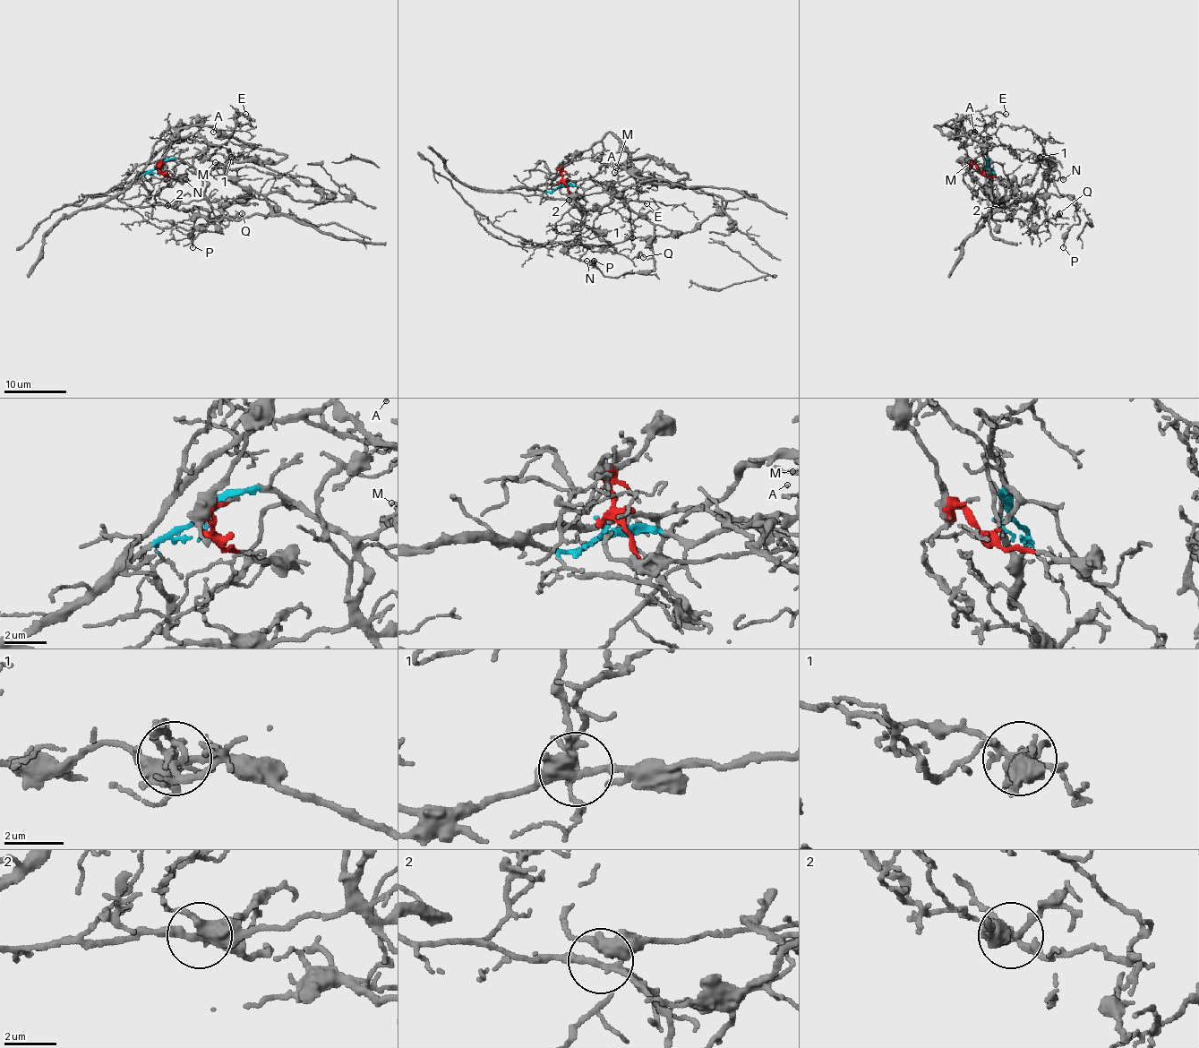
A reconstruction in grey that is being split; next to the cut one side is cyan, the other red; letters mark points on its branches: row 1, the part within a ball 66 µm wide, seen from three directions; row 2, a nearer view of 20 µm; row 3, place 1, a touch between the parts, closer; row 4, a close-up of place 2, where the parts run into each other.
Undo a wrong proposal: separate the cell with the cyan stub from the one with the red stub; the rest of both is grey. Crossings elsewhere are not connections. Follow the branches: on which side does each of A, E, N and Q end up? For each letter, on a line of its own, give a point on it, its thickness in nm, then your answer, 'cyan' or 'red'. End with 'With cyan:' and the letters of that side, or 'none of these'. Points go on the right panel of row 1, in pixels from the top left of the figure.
A: place (974, 132); calibre 110 nm; red
E: place (1006, 114); calibre 100 nm; cyan
N: place (1063, 179); calibre 130 nm; red
Q: place (1059, 213); calibre 140 nm; cyan
With cyan: E, Q

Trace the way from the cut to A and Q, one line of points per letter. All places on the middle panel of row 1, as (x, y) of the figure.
A: (557, 184), (563, 168), (609, 132), (629, 156), (632, 165), (613, 171)
Q: (559, 184), (546, 192), (506, 190), (569, 200), (584, 213), (586, 226), (619, 253), (644, 257)

